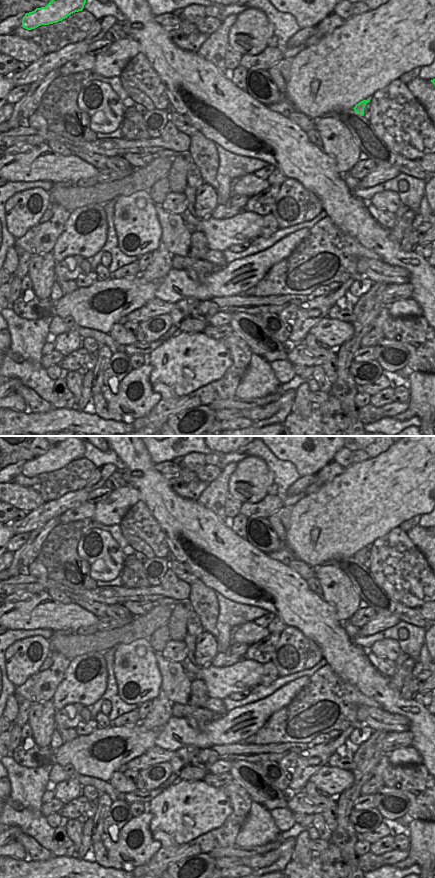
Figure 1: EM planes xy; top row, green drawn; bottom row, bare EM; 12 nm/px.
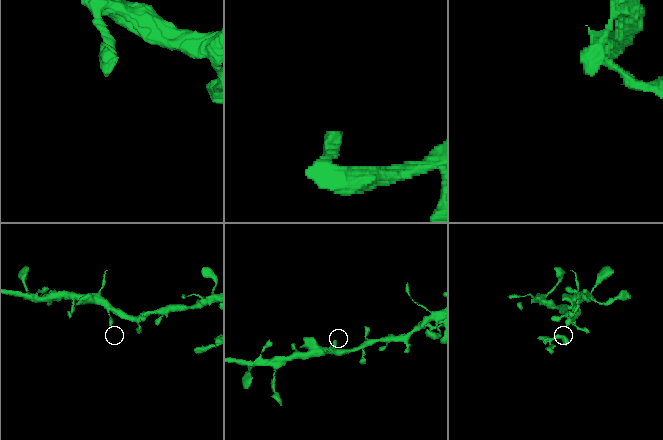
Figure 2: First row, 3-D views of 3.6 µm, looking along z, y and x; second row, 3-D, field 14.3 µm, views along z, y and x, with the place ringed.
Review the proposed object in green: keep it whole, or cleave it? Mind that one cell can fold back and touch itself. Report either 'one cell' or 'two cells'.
one cell

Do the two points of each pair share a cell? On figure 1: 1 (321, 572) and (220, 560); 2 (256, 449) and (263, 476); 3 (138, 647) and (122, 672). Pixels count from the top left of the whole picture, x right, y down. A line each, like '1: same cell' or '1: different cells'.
1: different cells
2: different cells
3: same cell

